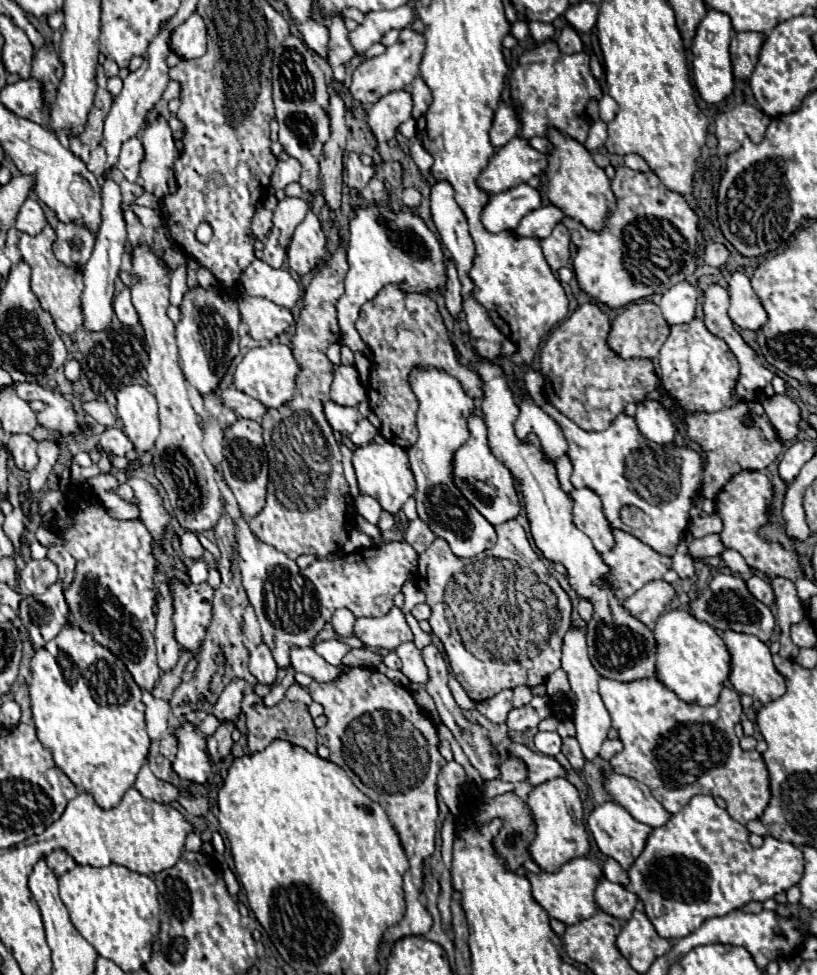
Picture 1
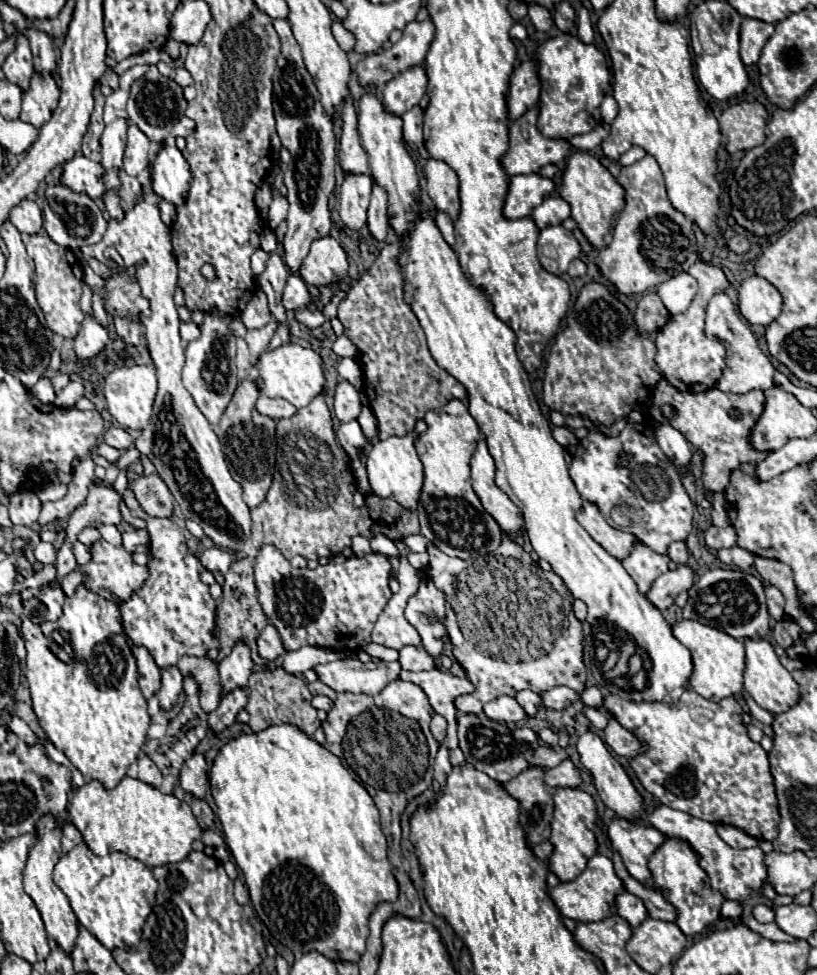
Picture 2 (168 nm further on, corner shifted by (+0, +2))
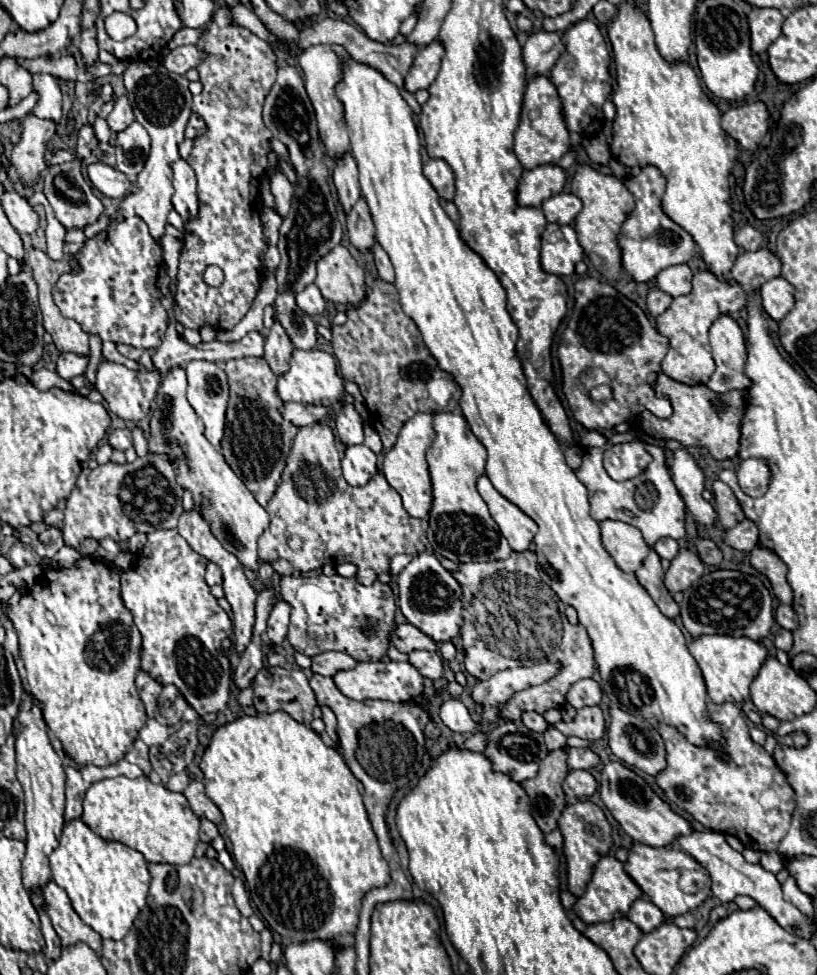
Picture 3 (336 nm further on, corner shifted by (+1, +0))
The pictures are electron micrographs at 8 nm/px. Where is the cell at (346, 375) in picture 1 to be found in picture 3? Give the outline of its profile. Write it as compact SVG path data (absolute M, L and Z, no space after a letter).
M345 402L345 404L341 404L341 408L337 408L335 428L345 446L363 442L363 422L353 404Z

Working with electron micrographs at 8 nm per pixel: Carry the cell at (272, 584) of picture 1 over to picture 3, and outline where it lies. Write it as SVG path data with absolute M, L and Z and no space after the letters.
M339 574L333 576L281 576L279 580L279 598L285 600L291 606L291 624L287 632L289 644L307 656L321 654L325 650L335 650L335 652L345 652L357 662L377 662L387 654L389 648L389 632L395 626L395 596L393 590L375 580L371 586L363 586L357 582L357 578L345 578Z

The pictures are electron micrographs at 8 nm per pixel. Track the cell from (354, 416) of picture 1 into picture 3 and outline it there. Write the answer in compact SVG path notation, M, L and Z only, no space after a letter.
M365 444L347 446L343 456L343 476L351 486L363 486L377 472L377 456Z

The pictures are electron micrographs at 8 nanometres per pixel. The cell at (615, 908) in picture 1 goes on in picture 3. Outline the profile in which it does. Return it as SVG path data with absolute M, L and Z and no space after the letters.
M645 896L637 898L631 904L631 908L627 912L627 918L635 926L639 926L639 930L643 930L643 932L651 932L651 930L655 930L657 926L661 926L665 922L665 914L651 900L647 900Z

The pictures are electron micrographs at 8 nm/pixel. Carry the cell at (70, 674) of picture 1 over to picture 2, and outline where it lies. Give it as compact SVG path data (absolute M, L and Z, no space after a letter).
M78 586L74 596L64 600L62 608L62 616L54 622L34 624L32 620L22 620L20 626L28 650L26 678L32 694L32 708L48 740L62 750L84 776L100 780L110 788L126 774L126 766L136 762L150 726L146 700L138 688L136 658L132 654L130 640L124 634L116 602L90 592L86 586Z

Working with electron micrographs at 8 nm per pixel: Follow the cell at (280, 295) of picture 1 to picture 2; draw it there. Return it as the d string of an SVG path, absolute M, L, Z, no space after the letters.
M290 274L286 288L284 288L284 296L282 296L282 304L286 306L288 312L296 312L302 308L310 308L314 304L312 294L306 286L306 282L300 276Z

